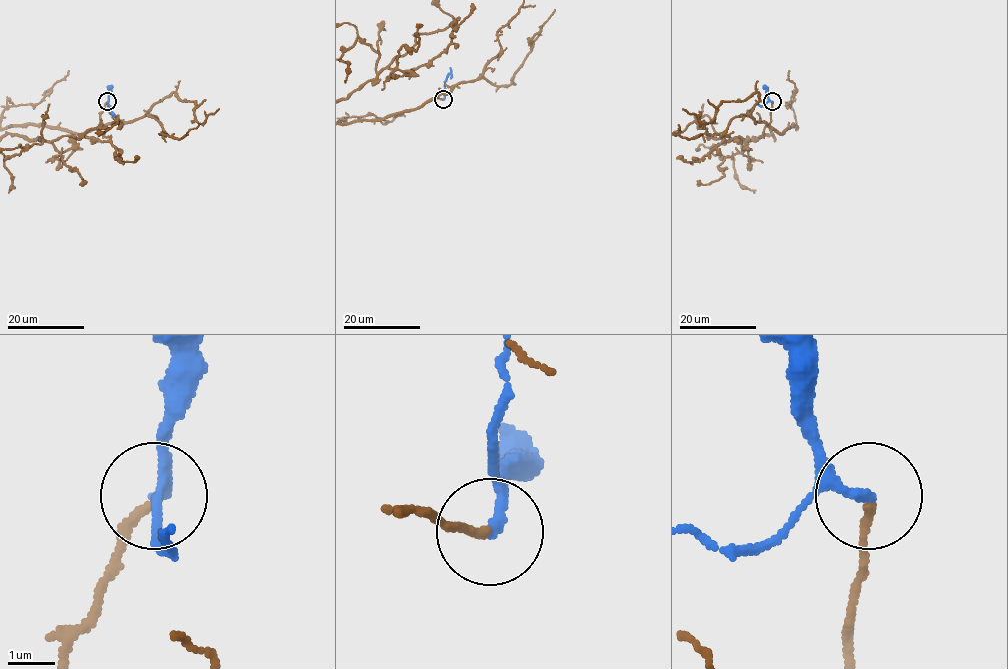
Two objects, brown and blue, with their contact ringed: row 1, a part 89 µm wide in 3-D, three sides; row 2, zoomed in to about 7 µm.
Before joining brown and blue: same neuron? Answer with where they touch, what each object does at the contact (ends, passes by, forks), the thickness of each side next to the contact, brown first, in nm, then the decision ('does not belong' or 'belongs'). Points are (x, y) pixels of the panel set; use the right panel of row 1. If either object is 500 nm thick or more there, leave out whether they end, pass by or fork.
place (772, 101); brown ends; blue passes by; calibres 170 and 160 nm; does not belong

